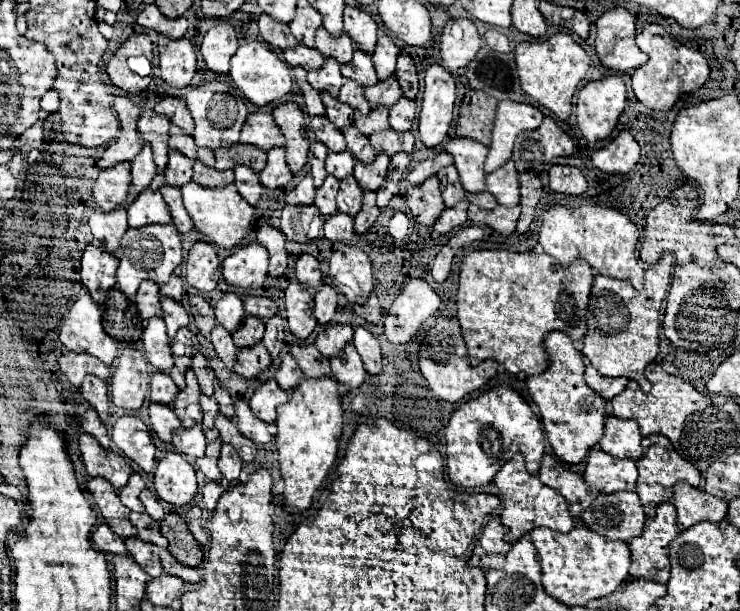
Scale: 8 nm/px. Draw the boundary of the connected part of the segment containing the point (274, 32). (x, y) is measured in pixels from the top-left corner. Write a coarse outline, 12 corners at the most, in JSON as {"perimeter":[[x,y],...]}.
{"perimeter":[[260,14],[262,38],[274,48],[294,48],[288,24]]}

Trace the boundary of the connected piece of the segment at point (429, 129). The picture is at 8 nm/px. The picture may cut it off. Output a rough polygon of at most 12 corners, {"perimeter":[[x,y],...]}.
{"perimeter":[[440,64],[426,70],[418,118],[424,146],[444,142],[454,116],[456,82]]}

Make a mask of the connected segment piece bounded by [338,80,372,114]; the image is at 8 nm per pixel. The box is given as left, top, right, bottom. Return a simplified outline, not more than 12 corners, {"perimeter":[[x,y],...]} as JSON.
{"perimeter":[[354,80],[344,82],[338,100],[368,114],[364,88]]}

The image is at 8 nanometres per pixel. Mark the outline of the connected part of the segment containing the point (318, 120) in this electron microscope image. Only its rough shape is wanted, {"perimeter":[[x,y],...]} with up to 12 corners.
{"perimeter":[[312,116],[316,140],[332,152],[346,148],[344,134],[328,116]]}

